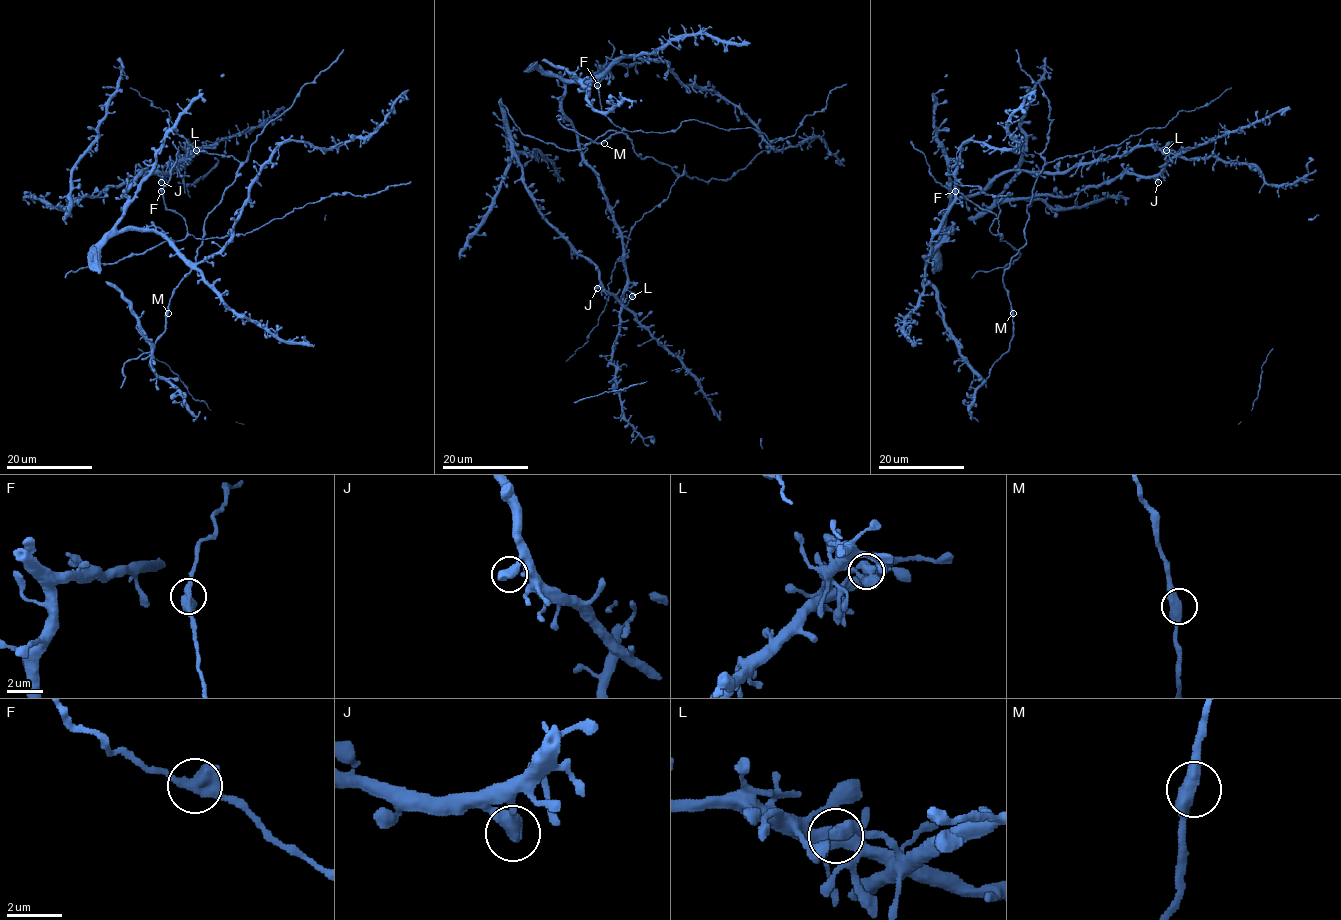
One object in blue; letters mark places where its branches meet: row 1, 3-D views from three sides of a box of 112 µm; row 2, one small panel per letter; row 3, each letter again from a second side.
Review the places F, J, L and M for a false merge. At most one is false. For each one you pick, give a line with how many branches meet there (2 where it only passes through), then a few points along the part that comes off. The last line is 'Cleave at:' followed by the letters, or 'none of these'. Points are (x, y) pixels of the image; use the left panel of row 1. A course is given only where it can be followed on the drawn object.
Cleave at: none of these

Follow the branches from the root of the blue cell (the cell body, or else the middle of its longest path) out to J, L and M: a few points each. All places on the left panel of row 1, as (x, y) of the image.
J: (150, 172), (166, 172), (187, 156), (190, 146), (186, 157), (161, 182)
L: (150, 172), (166, 172), (187, 156), (190, 146), (196, 150)
M: (150, 172), (166, 172), (185, 158), (188, 145), (241, 162), (205, 219), (194, 266), (175, 288), (168, 313)

